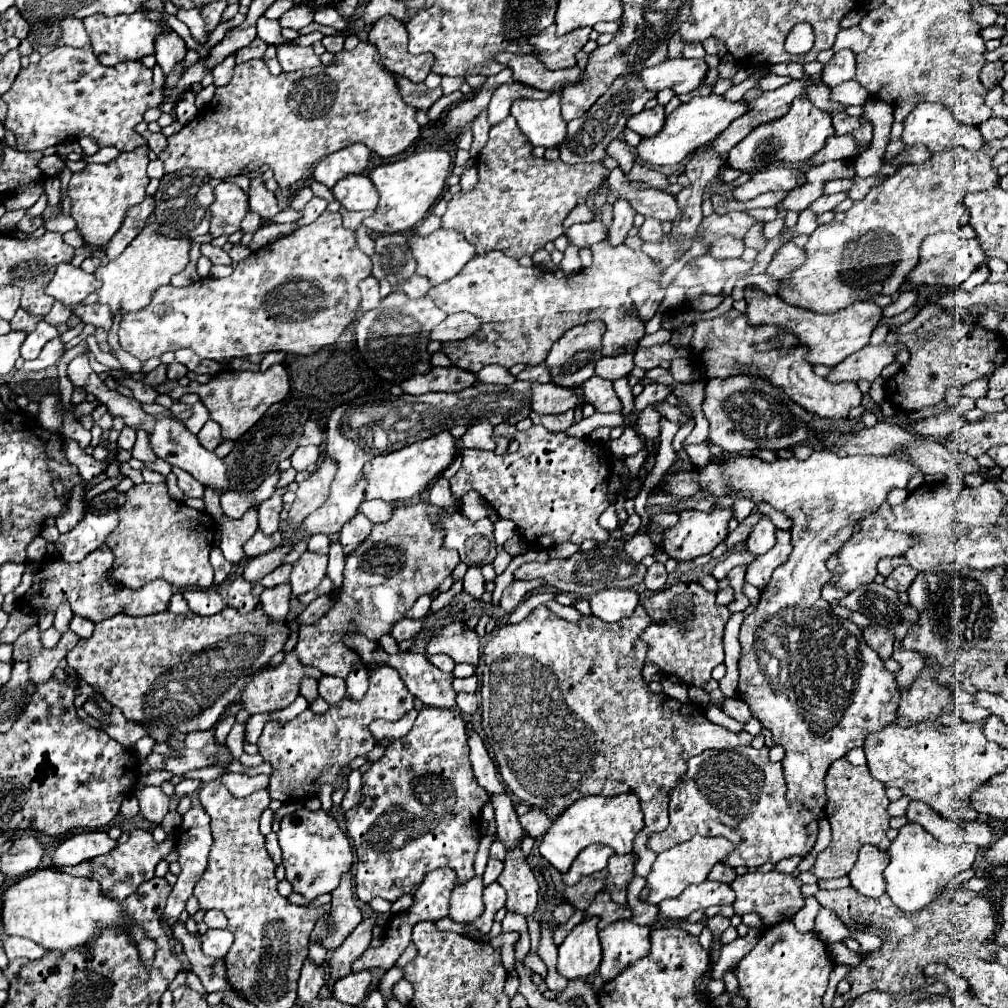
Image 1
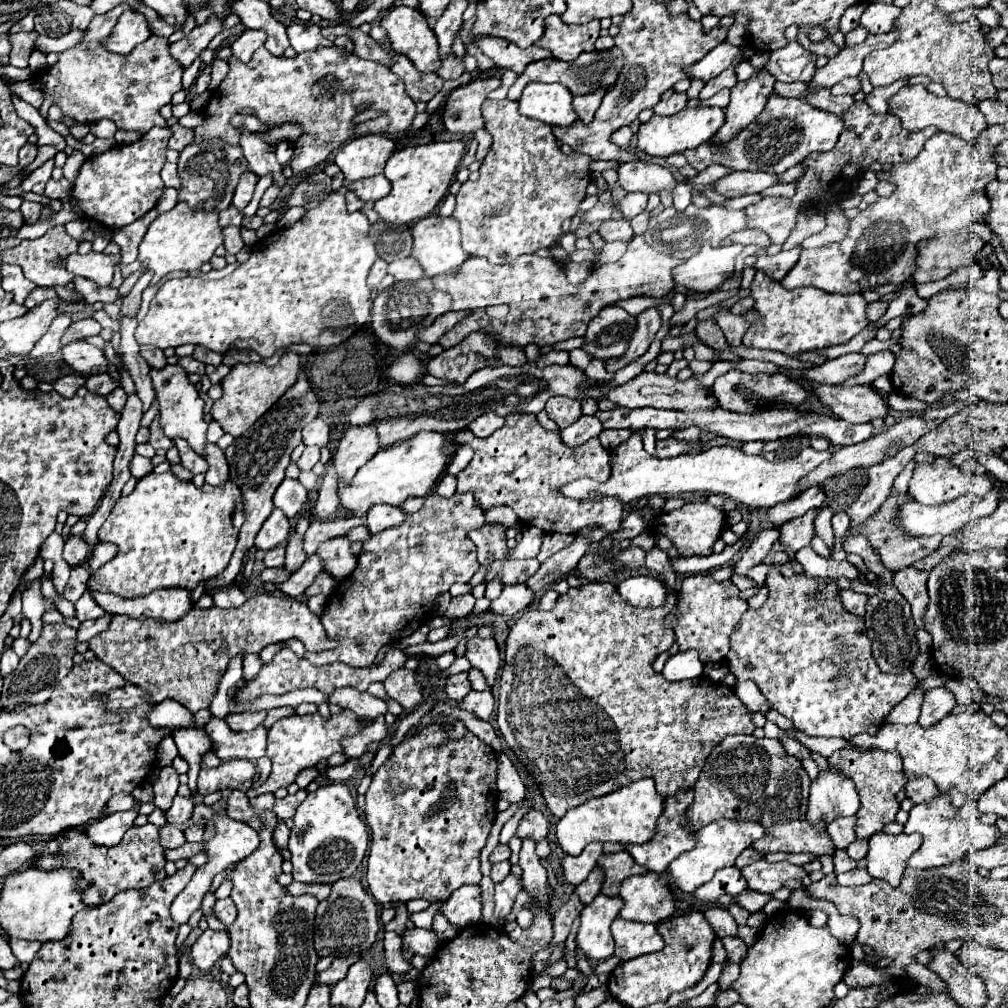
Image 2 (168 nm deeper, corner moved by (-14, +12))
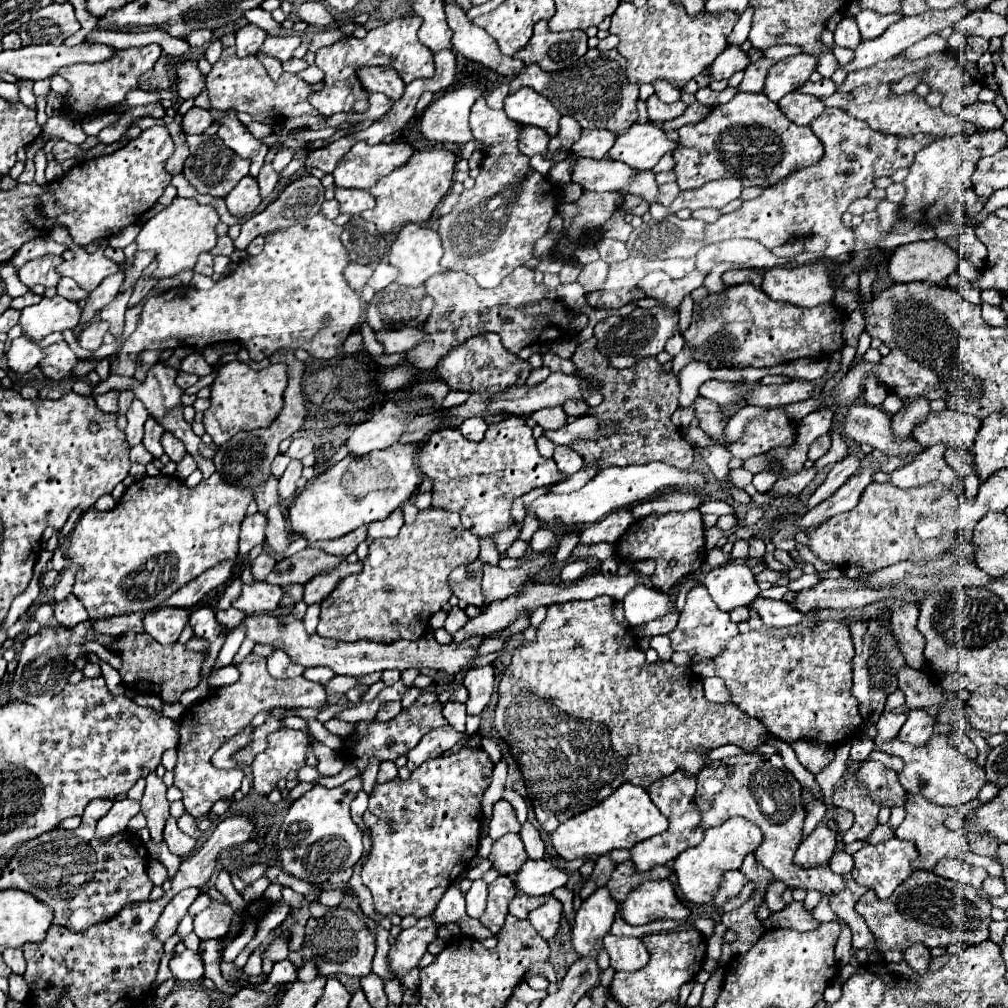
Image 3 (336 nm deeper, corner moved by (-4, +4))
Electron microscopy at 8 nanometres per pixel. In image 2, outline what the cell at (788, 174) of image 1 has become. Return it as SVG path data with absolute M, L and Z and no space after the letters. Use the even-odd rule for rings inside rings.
M733 171L727 177L715 181L713 189L725 197L741 197L747 193L761 193L779 183L779 175L765 171Z

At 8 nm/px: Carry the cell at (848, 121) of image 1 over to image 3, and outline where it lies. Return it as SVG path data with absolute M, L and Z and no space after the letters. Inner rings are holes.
M787 93L779 103L779 109L791 119L795 125L809 125L811 119L819 117L825 109L825 105L813 97L813 95L801 95L801 93Z

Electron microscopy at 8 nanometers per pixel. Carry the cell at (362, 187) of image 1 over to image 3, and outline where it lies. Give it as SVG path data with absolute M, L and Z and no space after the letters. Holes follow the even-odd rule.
M335 189L335 199L339 201L339 211L347 215L359 215L375 207L373 195L361 189Z

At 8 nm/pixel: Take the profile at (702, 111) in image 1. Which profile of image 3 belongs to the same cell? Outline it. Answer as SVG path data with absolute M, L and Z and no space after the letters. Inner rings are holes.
M635 123L617 135L615 145L607 157L625 163L631 169L653 169L659 159L675 147L677 143L667 139L665 131L659 125Z

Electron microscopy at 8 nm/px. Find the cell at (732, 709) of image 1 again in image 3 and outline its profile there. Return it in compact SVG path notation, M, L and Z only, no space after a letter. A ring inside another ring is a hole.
M795 741L793 751L797 753L797 759L801 765L811 771L813 775L821 773L833 759L835 759L835 747L815 741Z

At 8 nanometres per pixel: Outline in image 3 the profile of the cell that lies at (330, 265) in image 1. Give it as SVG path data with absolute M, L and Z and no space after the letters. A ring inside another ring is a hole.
M317 213L303 223L265 237L263 253L245 257L239 267L231 275L219 279L213 289L201 291L195 287L175 287L149 297L143 305L139 327L127 337L125 345L117 353L117 359L111 363L111 375L131 377L137 355L147 347L147 343L163 341L167 337L173 337L191 347L207 347L219 341L243 341L253 361L263 361L279 349L305 349L317 359L331 359L343 353L347 335L361 323L361 299L353 289L349 289L343 277L343 269L345 263L349 263L349 257L339 239L341 233L343 227L329 221L323 213Z

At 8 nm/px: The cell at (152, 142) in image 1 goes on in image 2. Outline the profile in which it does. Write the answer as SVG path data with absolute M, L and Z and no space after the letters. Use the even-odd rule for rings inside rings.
M181 125L171 127L171 139L169 139L169 149L183 151L183 147L191 141L191 129L185 129Z

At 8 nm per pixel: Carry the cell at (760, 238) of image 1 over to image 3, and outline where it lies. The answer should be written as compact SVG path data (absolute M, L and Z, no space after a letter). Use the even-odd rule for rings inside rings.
M825 107L825 111L815 117L809 127L813 133L823 141L825 155L817 165L799 169L791 173L787 181L779 181L777 185L765 189L759 197L751 201L743 201L739 209L733 213L721 215L715 223L705 227L705 243L717 243L733 237L755 239L767 249L783 245L797 237L807 235L821 235L827 239L829 247L825 257L833 259L835 263L849 263L855 245L853 231L843 225L843 213L847 207L859 199L867 197L869 191L875 187L877 177L889 177L897 169L911 167L915 155L931 145L937 137L933 135L885 135L873 131L867 123L847 115L841 109Z

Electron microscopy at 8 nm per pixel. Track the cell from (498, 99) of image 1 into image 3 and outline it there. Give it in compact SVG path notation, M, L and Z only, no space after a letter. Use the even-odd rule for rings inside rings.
M589 49L585 57L579 61L577 67L569 67L563 71L547 73L537 65L525 67L513 81L511 81L511 91L519 91L521 87L531 87L537 93L555 99L555 109L561 115L573 115L581 121L581 129L609 129L613 133L619 133L625 127L631 127L637 121L637 109L635 101L639 97L639 85L629 83L625 75L627 59L617 51L599 51L599 49Z

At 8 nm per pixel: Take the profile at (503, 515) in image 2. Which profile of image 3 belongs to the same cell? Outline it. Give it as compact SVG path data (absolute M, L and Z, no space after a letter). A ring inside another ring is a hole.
M483 537L483 539L481 539L481 553L479 553L479 559L481 559L481 563L487 563L487 565L497 565L497 563L499 563L497 547L493 545L493 541L491 541L489 537Z

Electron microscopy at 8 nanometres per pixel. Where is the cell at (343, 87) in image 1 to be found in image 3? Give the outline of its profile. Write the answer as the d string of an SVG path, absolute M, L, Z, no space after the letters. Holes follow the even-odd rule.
M225 47L219 61L213 65L211 73L207 75L207 91L209 91L209 103L215 111L227 111L237 109L245 111L249 115L265 113L265 111L279 111L283 117L297 117L303 113L319 115L311 103L307 101L307 95L317 91L319 85L311 85L303 79L299 79L293 73L283 73L281 79L275 83L267 73L261 61L255 55L237 57L235 47Z

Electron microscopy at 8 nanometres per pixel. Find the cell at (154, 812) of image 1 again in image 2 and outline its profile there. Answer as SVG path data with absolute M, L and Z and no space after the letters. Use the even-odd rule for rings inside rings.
M177 795L173 799L173 805L165 811L165 819L171 825L175 825L175 823L179 825L179 823L185 823L191 817L191 813L193 813L193 801L189 797Z

